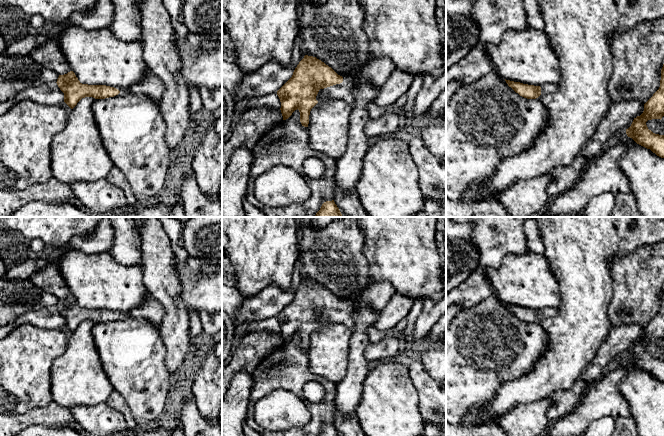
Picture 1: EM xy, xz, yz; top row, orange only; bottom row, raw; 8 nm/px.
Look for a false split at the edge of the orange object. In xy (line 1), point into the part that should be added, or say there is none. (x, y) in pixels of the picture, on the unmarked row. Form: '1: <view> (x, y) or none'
1: none

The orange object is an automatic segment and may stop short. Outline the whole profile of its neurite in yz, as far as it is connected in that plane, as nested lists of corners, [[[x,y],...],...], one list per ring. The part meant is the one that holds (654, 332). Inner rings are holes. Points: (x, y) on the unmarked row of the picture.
[[[664,288],[661,293],[659,313],[644,328],[644,335],[634,342],[631,350],[626,353],[628,361],[637,368],[650,373],[657,380],[664,382],[664,359],[653,357],[648,353],[646,346],[652,343],[662,343],[664,340]]]

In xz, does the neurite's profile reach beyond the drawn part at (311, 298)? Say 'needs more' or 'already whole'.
needs more

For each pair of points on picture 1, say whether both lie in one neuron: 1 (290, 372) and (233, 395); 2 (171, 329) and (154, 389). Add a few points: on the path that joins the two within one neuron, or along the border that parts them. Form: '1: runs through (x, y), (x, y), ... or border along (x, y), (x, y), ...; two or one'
1: border along (252, 373), (252, 389), (246, 411); two
2: border along (159, 329), (164, 347), (164, 365), (169, 375); two

